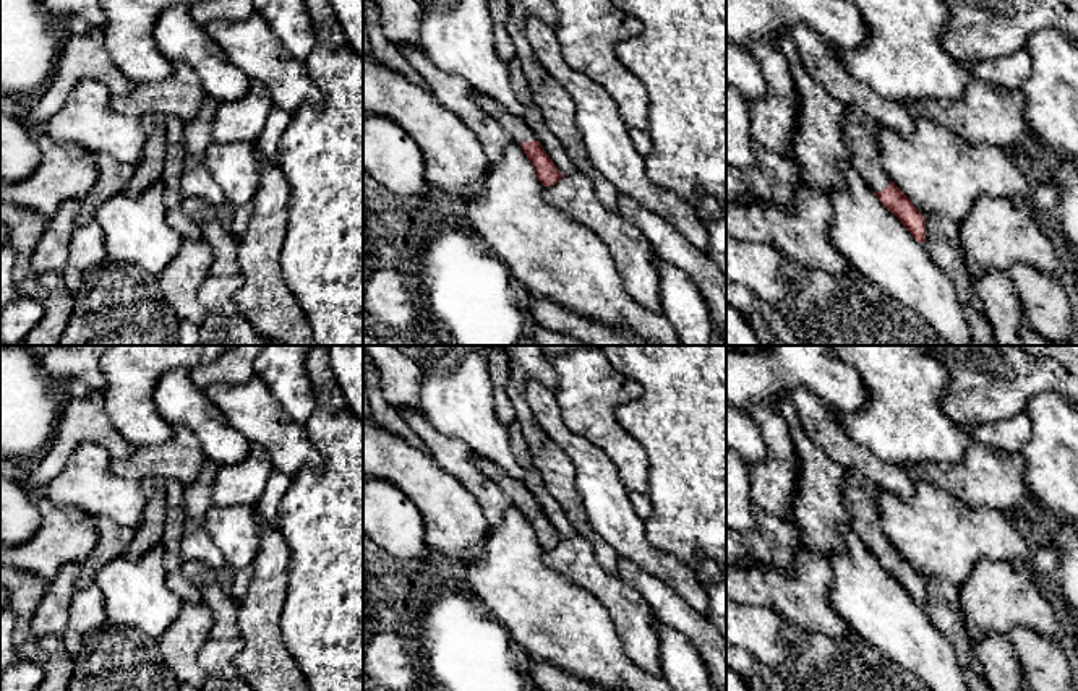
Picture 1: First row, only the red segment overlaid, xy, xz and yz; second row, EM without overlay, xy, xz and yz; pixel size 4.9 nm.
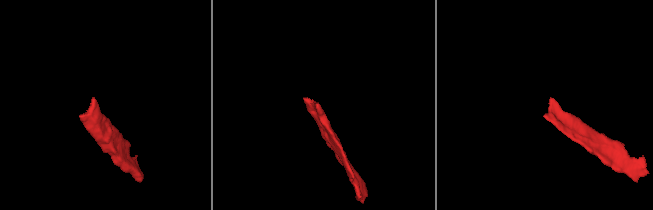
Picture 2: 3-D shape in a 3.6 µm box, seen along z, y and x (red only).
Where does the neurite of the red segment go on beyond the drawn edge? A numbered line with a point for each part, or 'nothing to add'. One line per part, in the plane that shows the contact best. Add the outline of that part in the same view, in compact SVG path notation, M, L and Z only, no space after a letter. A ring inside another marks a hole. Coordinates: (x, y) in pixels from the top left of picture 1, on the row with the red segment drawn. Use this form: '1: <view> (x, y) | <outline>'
1: yz (859, 132) | M846 105L843 141L851 154L851 165L874 191L883 191L890 185L890 178L882 167L877 130L875 120L858 107Z

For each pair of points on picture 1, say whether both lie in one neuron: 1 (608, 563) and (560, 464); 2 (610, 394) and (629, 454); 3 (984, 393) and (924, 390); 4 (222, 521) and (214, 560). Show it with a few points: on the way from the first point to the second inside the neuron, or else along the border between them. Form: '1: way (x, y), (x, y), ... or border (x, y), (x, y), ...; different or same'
1: way (595, 539), (582, 526), (563, 489); same
2: way (607, 409), (607, 432), (615, 440); same
3: border (939, 362), (947, 373), (941, 407), (965, 424); different
4: border (208, 510), (206, 529), (227, 565); different

